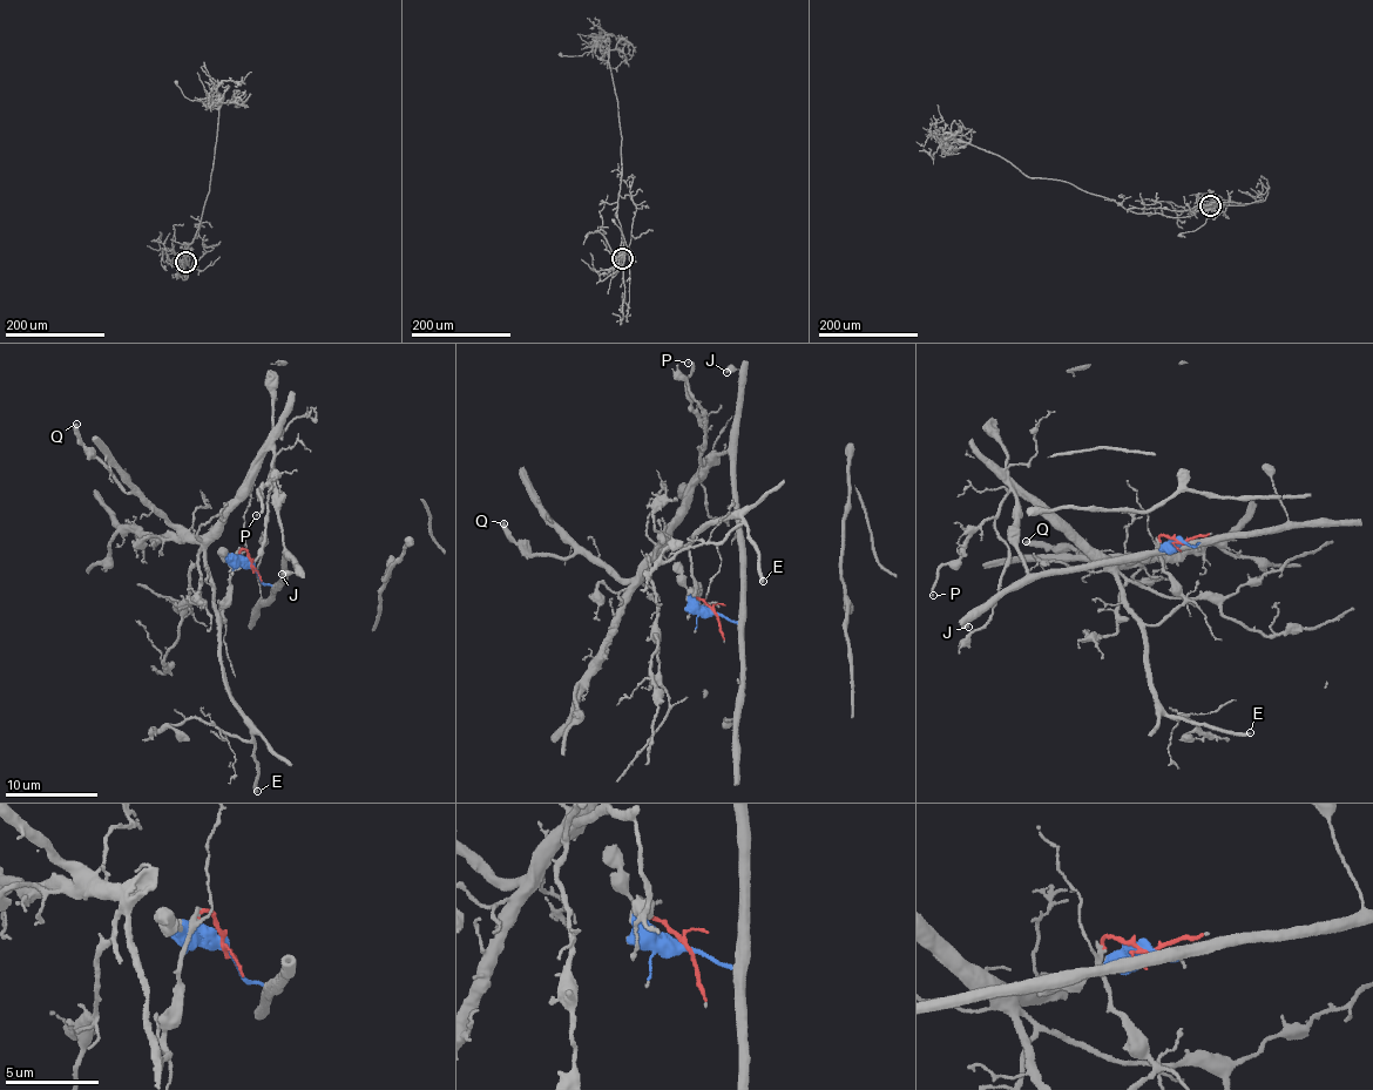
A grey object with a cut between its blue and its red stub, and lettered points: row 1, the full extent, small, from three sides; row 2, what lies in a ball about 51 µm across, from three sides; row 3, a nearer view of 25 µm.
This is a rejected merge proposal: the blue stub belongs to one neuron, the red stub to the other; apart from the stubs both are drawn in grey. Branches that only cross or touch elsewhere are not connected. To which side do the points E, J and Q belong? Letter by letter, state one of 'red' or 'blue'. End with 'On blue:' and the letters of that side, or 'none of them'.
E: red
J: blue
Q: red
On blue: J

